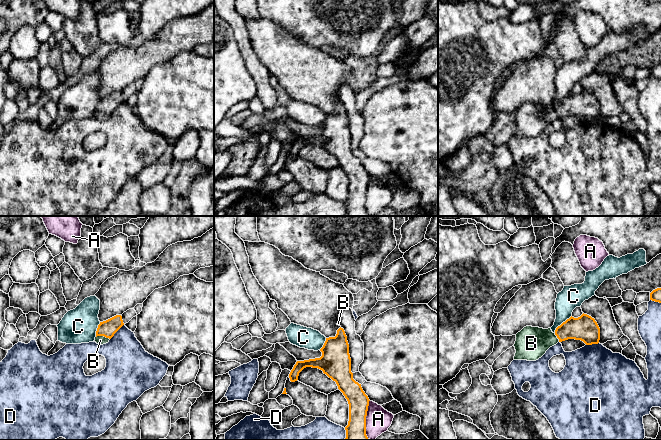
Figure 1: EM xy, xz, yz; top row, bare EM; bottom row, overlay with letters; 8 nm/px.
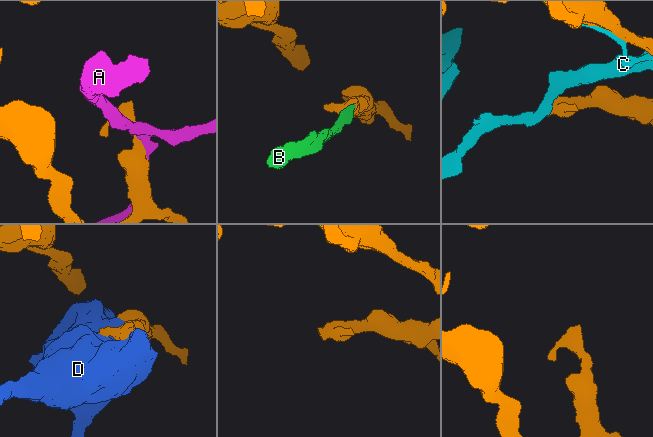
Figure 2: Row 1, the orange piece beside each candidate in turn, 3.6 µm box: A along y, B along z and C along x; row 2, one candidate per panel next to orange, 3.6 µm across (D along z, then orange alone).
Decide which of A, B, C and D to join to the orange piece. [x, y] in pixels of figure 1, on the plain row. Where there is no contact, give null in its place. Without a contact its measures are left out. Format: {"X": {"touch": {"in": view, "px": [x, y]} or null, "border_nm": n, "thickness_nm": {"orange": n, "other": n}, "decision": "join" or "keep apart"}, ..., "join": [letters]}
{"A": {"touch": {"in": "xz", "px": [365, 196]}, "border_nm": 320, "thickness_nm": {"orange": 180, "other": 200}, "decision": "keep apart"}, "B": {"touch": {"in": "xy", "px": [103, 111]}, "border_nm": 110, "thickness_nm": {"orange": 140, "other": 70}, "decision": "join"}, "C": {"touch": {"in": "yz", "px": [562, 99]}, "border_nm": 200, "thickness_nm": {"orange": 200, "other": 180}, "decision": "keep apart"}, "D": {"touch": {"in": "xy", "px": [116, 107]}, "border_nm": 170, "thickness_nm": {"orange": 140, "other": 340}, "decision": "keep apart"}, "join": ["B"]}

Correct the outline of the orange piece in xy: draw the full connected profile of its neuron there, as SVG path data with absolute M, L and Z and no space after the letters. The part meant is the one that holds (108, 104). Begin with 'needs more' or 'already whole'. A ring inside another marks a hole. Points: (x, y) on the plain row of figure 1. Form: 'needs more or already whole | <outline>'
needs more | M116 91L106 97L100 98L94 117L99 121L108 119L123 101L124 99L121 91Z

